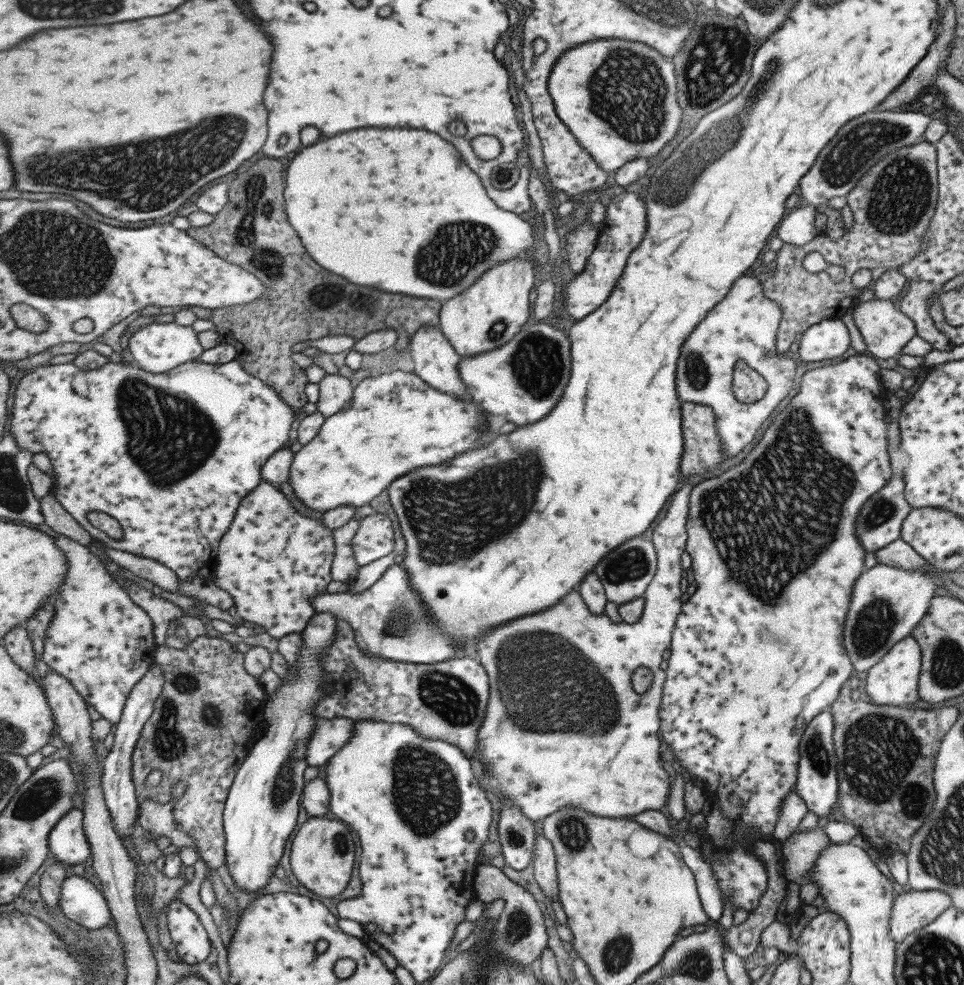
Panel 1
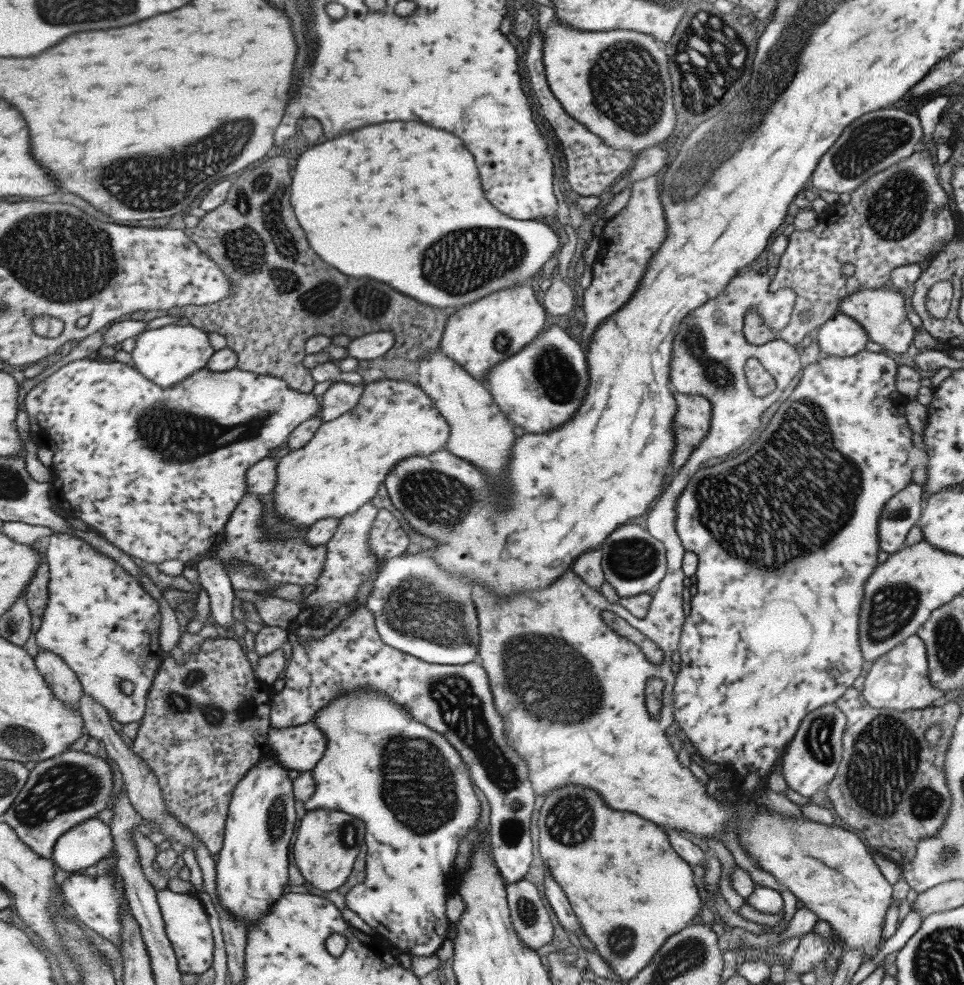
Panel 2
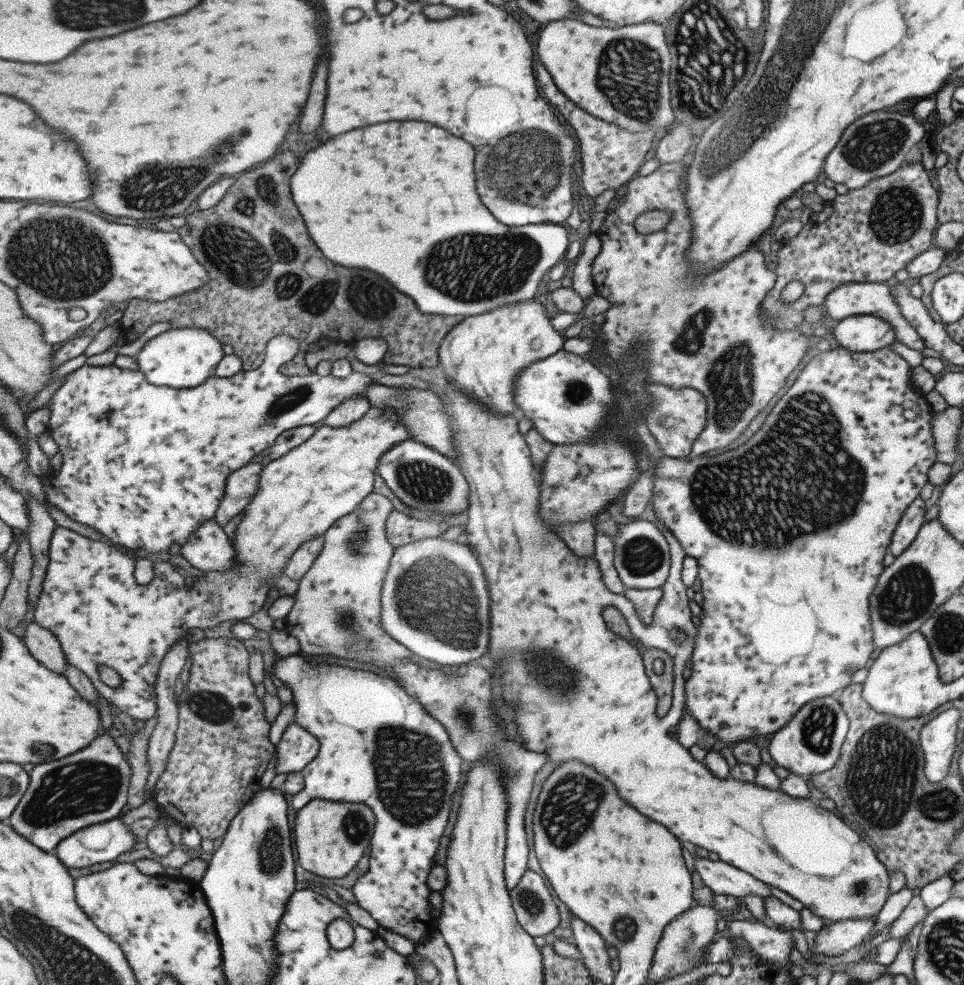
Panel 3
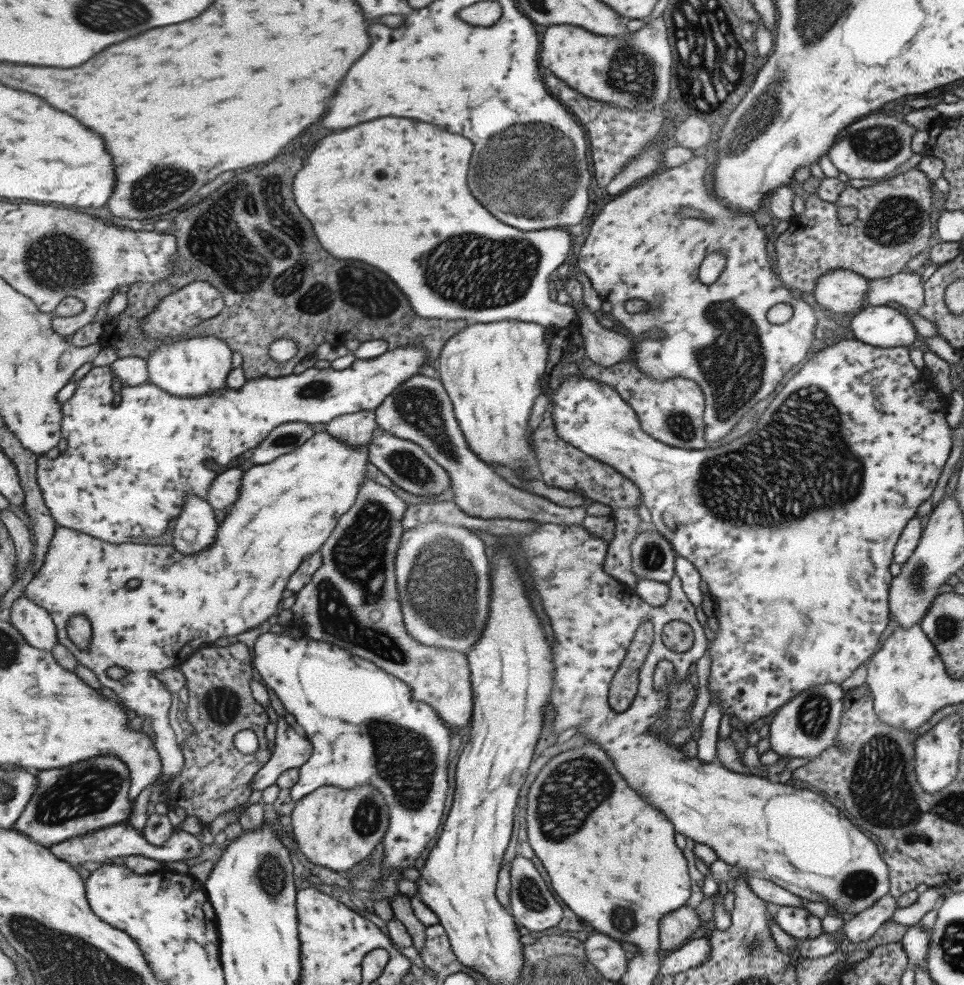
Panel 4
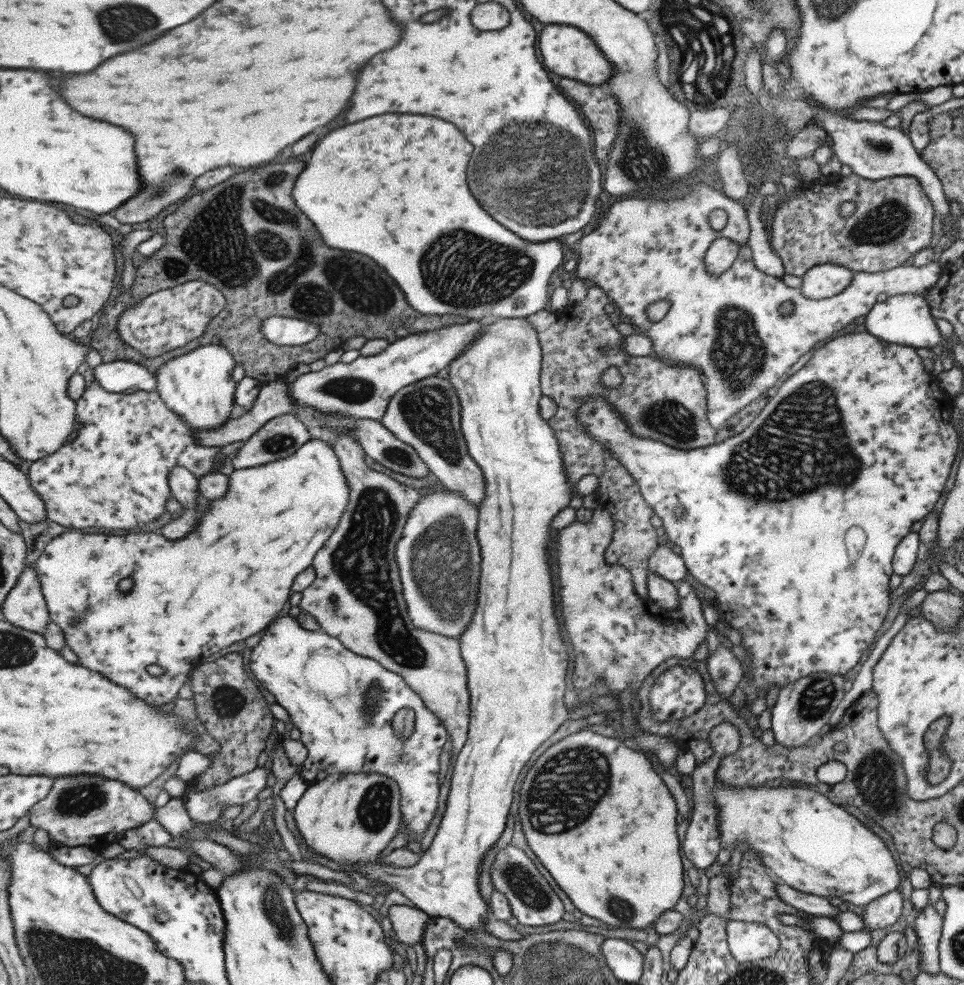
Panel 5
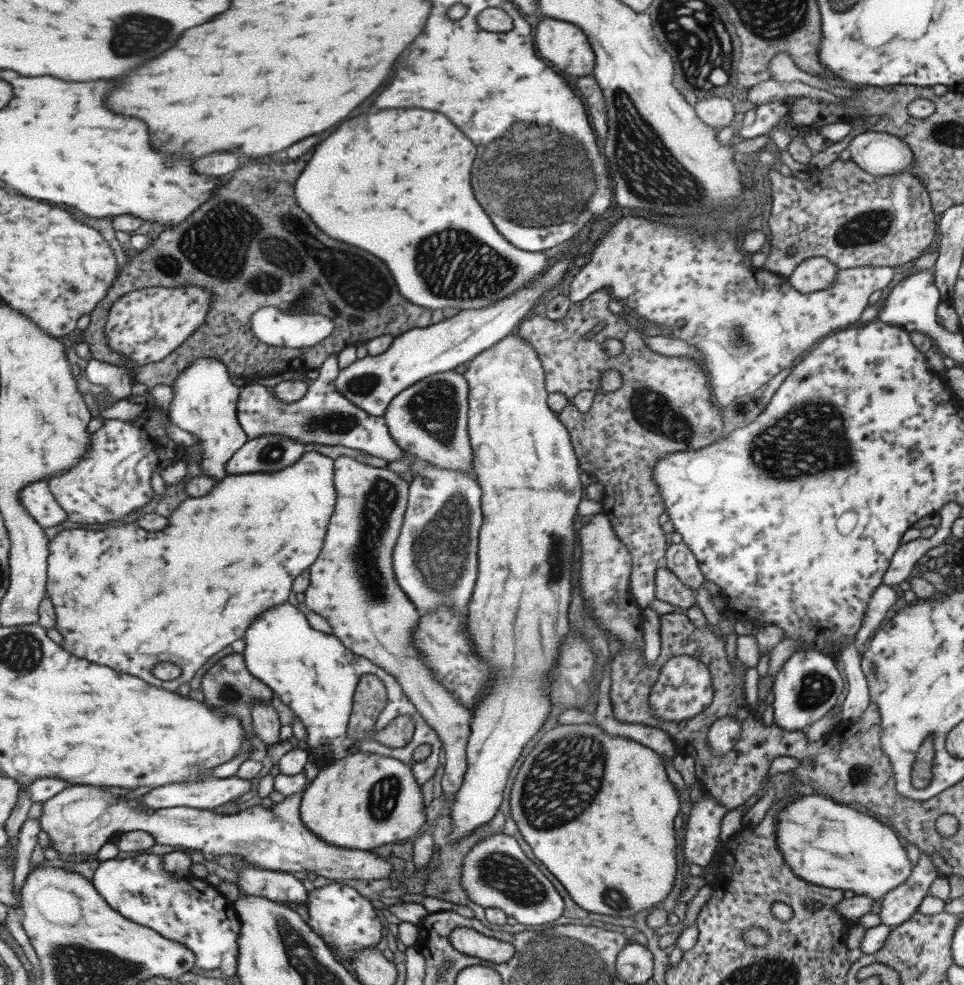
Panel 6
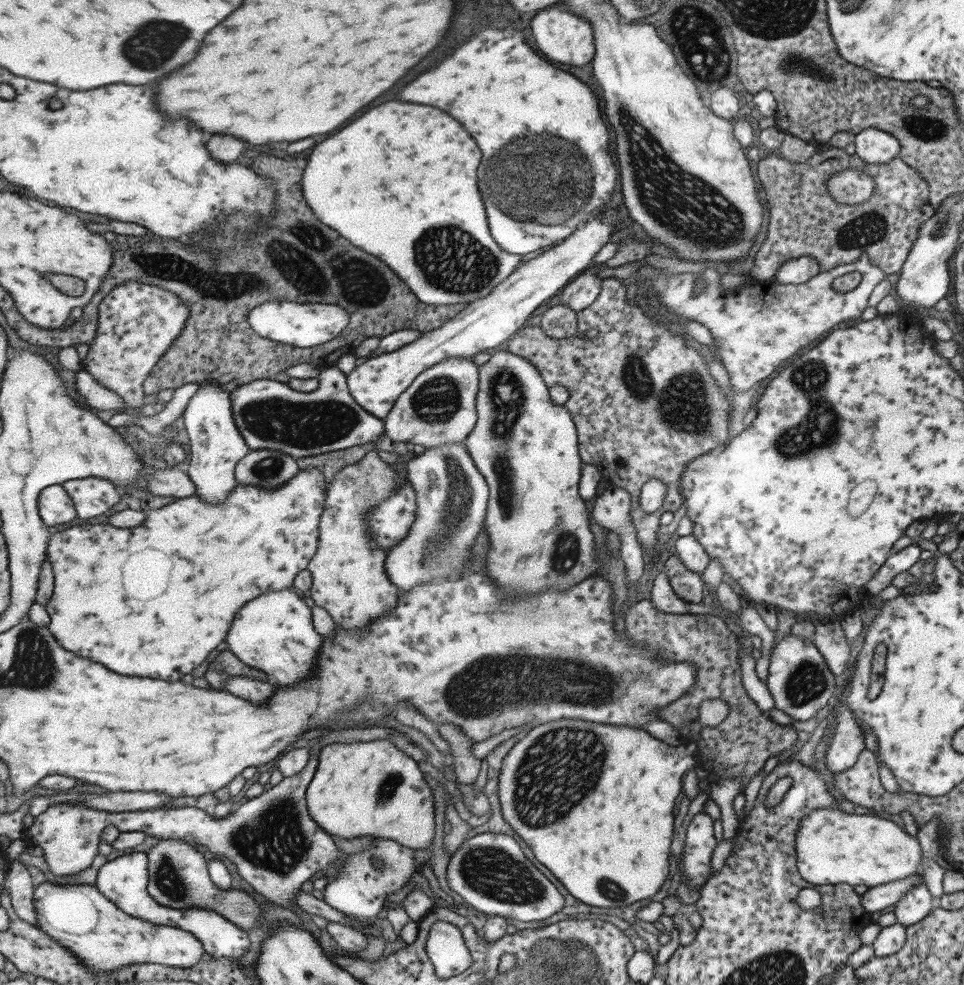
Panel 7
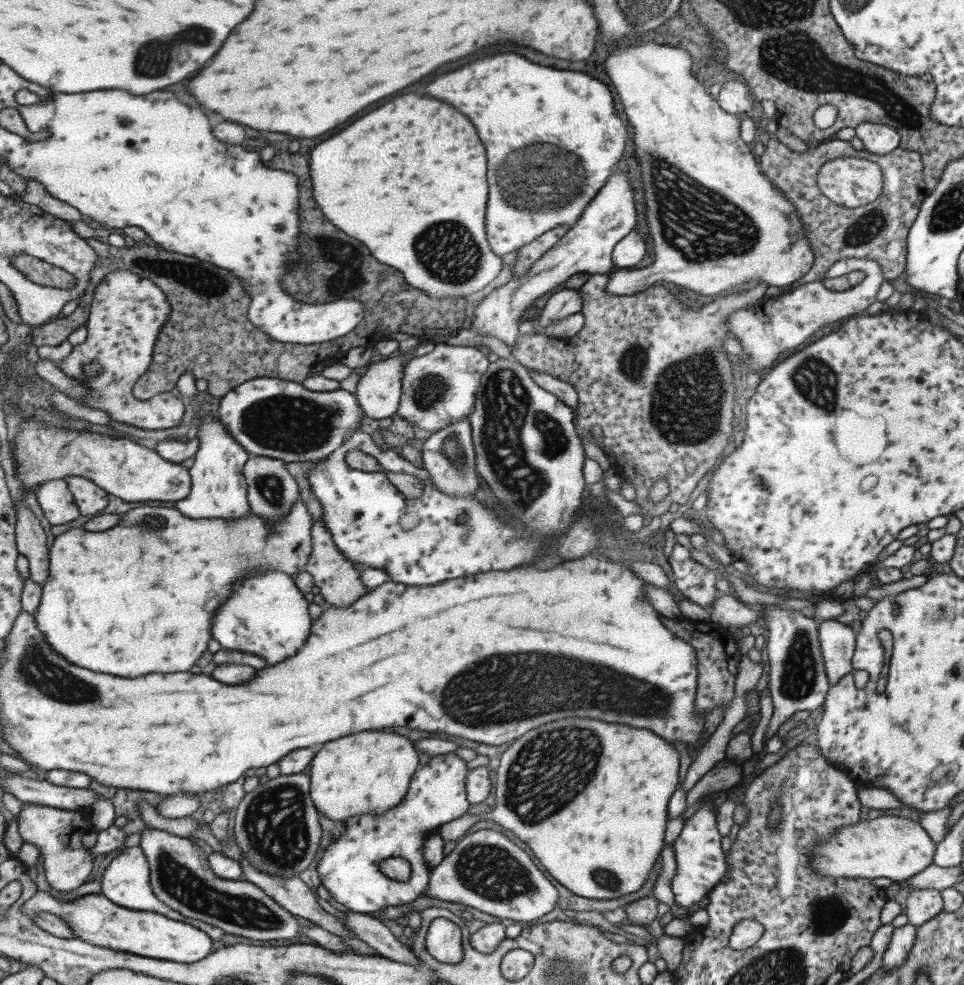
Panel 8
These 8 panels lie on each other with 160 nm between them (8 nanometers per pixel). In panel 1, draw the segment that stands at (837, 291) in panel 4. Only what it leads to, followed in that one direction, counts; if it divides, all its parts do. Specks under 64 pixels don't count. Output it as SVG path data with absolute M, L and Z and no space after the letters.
M872 299L855 305L852 318L866 346L865 353L876 358L891 358L916 335L914 322L887 300Z

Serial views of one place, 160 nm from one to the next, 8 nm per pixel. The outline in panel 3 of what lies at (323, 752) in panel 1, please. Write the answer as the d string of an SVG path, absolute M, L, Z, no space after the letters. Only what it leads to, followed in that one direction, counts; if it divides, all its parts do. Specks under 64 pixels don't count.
M297 722L291 724L283 733L283 736L281 736L281 742L276 745L277 757L275 761L275 772L277 774L288 774L302 771L317 758L320 747L321 743L314 734L311 734L311 732Z

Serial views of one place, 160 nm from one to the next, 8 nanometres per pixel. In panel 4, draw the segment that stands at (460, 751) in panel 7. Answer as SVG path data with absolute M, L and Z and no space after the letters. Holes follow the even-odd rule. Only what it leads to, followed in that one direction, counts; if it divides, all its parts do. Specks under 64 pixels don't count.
M359 412L334 418L326 424L328 433L351 446L367 446L380 431L375 412ZM369 475L362 484L356 504L339 520L339 528L331 534L331 540L324 544L321 568L307 586L295 593L297 600L293 605L294 614L291 625L309 628L305 636L313 640L337 645L378 664L383 670L406 681L415 690L414 699L427 701L438 714L451 724L454 730L465 728L469 718L474 716L474 686L470 660L466 654L453 649L437 649L417 643L408 630L399 604L397 576L395 576L398 550L405 530L402 527L403 517L411 505L403 500L397 492L371 480Z

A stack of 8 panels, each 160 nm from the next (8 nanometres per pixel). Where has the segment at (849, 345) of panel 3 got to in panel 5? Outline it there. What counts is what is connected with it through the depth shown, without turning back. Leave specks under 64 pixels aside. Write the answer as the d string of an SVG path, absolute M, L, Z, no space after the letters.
M895 294L885 301L875 303L864 316L863 326L866 332L879 340L893 344L903 344L914 348L931 349L941 344L933 317L930 315L924 294Z

